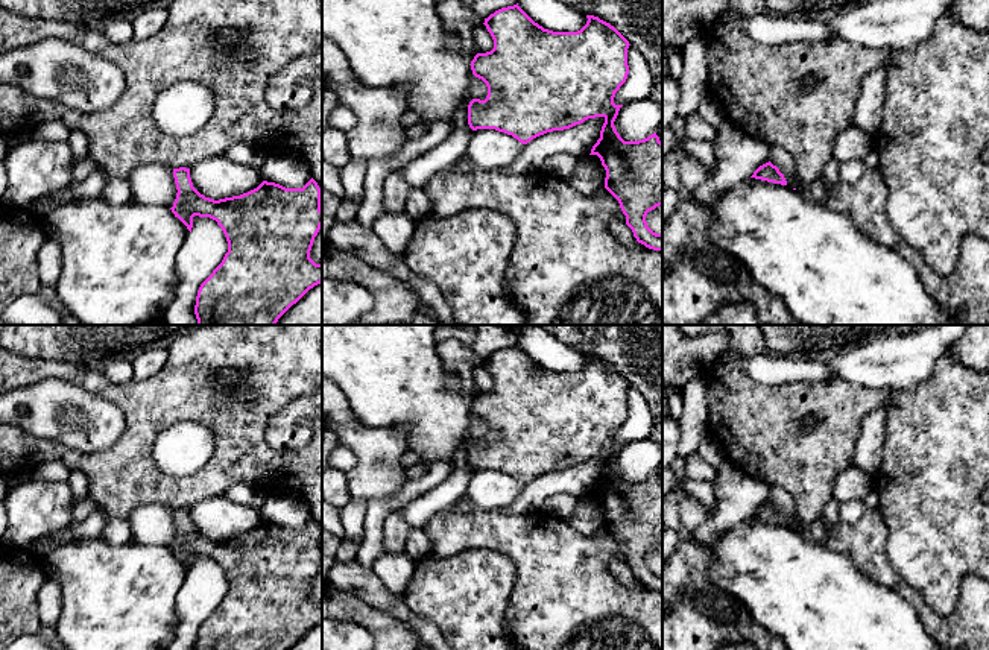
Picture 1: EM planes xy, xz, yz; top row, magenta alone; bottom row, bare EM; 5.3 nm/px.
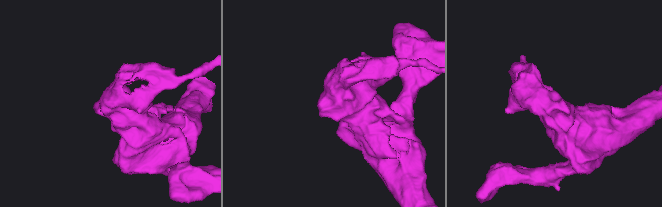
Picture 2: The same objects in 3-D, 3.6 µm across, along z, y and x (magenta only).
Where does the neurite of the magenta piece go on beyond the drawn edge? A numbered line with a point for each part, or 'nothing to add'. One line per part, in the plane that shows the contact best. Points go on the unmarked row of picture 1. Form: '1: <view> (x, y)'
nothing to add

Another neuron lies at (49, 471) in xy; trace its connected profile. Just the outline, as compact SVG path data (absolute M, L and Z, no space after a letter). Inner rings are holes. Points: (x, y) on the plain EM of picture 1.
M52 460L44 462L33 471L27 472L27 478L38 478L44 481L67 481L71 474L71 469L68 469L64 463Z

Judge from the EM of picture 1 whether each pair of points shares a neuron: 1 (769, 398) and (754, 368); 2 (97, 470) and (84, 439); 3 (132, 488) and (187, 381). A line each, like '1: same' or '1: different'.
1: different
2: different
3: same

